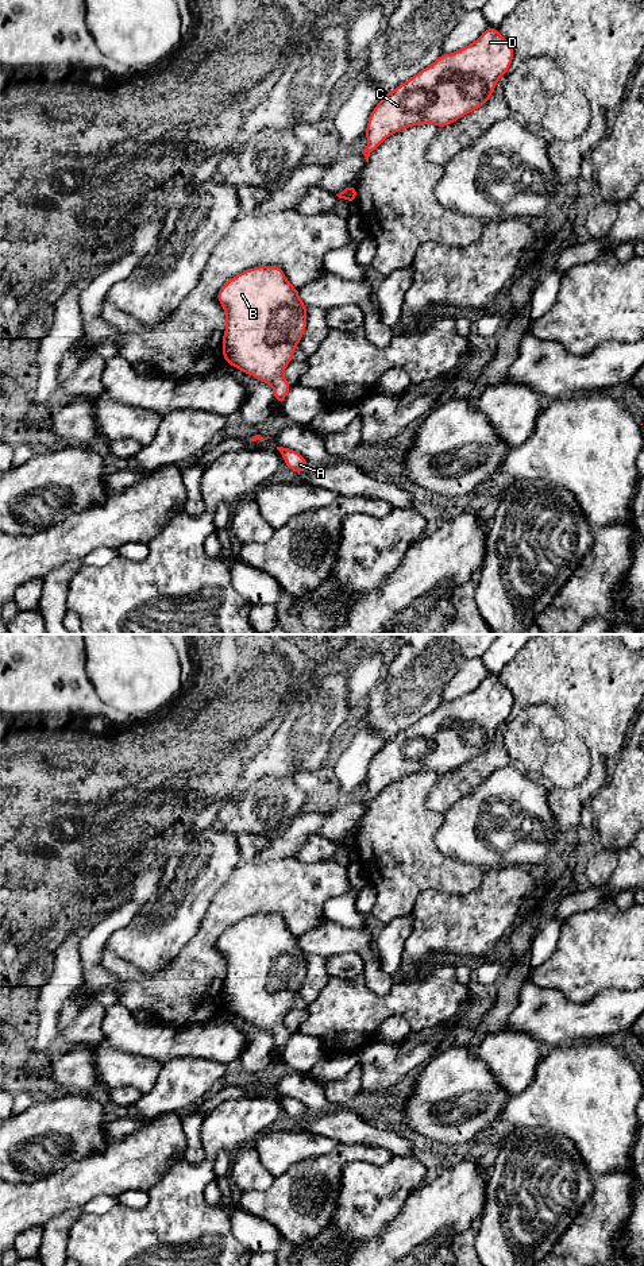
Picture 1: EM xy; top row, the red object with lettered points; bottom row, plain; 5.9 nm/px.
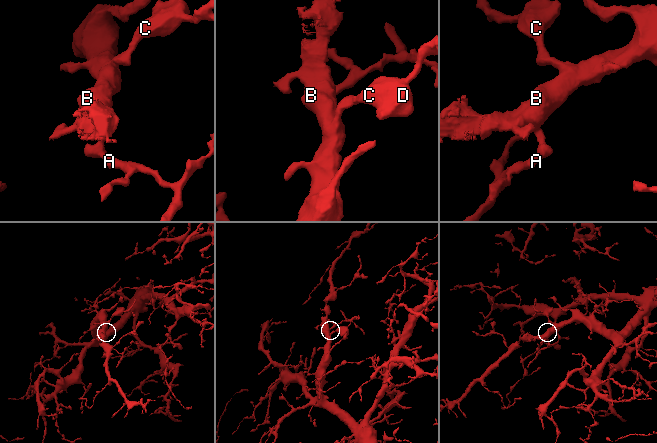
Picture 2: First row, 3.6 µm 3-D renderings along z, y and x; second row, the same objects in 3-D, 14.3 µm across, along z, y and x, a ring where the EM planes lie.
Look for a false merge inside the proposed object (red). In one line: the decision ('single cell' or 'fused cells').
single cell

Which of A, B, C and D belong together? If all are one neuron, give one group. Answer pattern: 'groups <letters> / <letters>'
groups A B C D

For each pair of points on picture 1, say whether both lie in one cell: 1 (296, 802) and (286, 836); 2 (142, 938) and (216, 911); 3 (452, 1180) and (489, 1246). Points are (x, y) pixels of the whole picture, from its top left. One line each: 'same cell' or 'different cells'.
1: different cells
2: different cells
3: different cells

